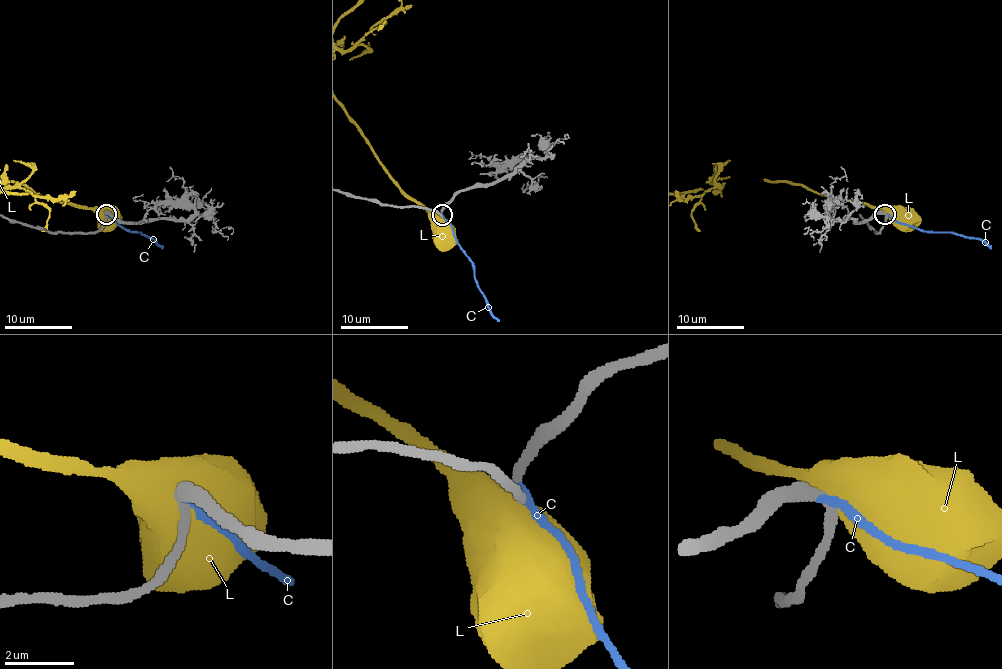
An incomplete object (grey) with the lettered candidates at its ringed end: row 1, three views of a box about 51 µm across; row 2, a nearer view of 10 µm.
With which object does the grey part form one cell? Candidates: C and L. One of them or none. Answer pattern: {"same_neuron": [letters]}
{"same_neuron": ["C"]}

